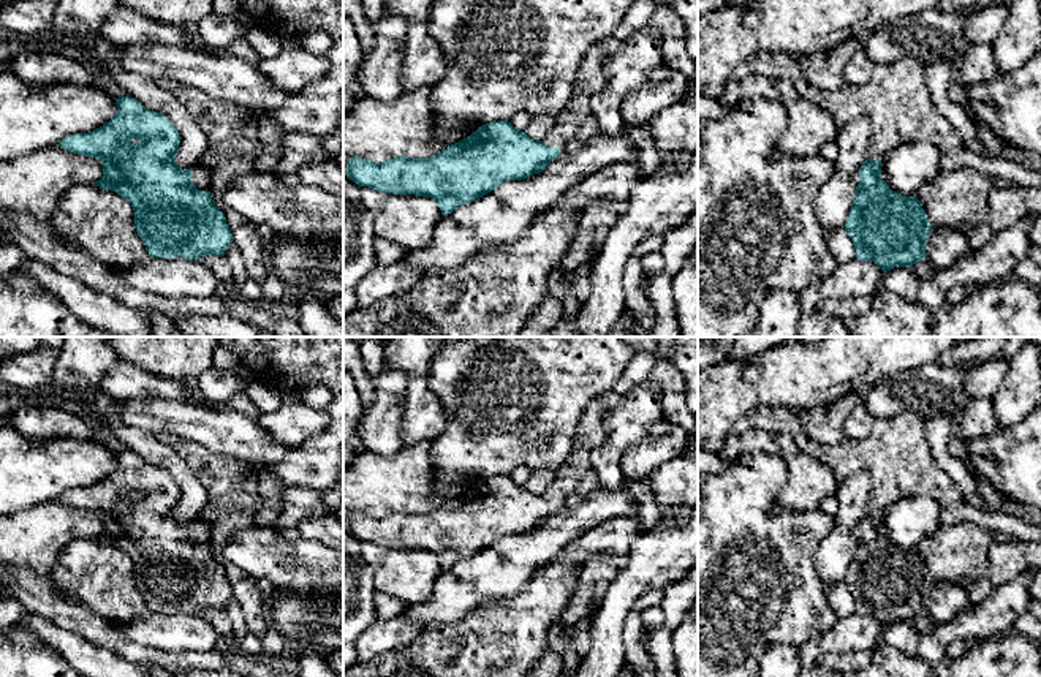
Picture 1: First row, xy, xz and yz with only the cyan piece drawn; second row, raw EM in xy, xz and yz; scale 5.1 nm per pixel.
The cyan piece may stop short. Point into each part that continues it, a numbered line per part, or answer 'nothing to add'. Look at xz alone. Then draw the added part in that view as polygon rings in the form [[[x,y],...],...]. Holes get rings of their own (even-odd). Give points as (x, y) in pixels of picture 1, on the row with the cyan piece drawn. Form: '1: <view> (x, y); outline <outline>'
1: xz (589, 79); outline [[[598,43],[590,46],[576,74],[570,104],[557,115],[554,128],[543,139],[546,146],[563,150],[576,136],[582,120],[592,115],[590,100],[604,89],[603,65],[608,55],[609,52]]]

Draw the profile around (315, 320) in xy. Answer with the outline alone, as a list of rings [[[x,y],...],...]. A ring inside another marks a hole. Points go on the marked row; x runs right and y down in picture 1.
[[[304,294],[291,302],[299,313],[301,329],[309,337],[343,337],[343,326],[329,312],[326,299]]]

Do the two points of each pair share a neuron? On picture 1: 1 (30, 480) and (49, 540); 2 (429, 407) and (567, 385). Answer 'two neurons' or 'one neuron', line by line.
1: two neurons
2: two neurons

